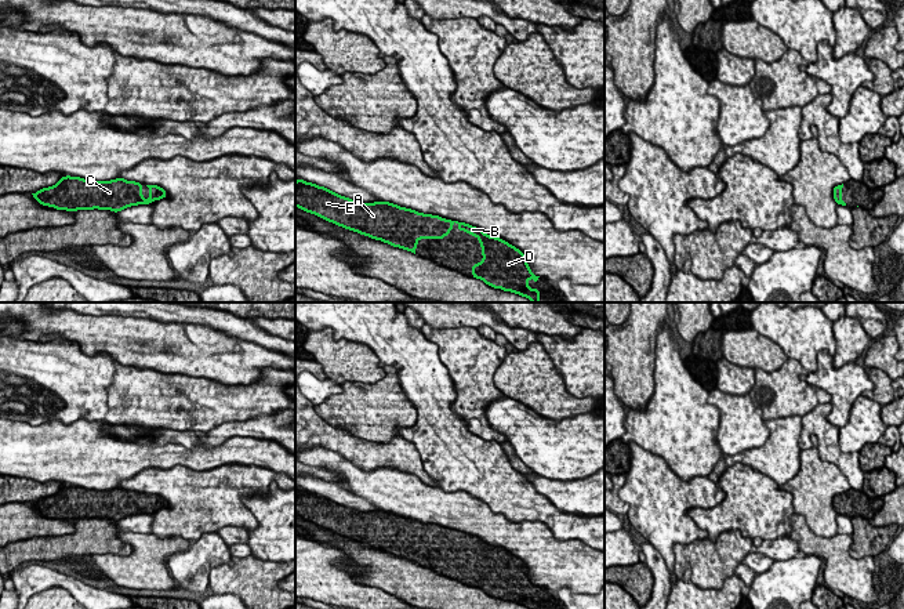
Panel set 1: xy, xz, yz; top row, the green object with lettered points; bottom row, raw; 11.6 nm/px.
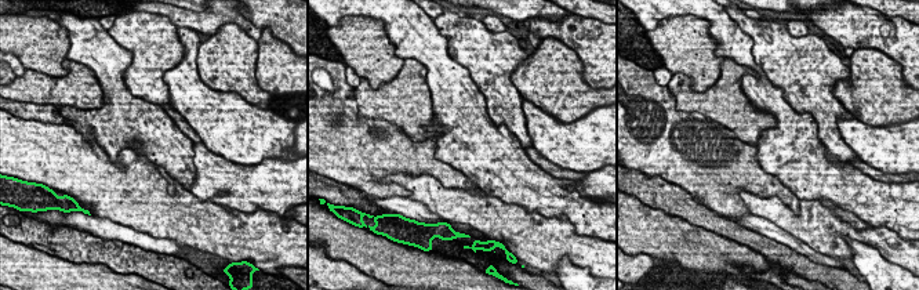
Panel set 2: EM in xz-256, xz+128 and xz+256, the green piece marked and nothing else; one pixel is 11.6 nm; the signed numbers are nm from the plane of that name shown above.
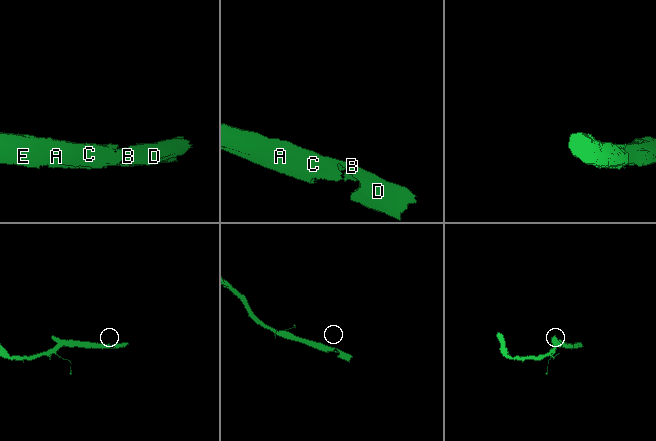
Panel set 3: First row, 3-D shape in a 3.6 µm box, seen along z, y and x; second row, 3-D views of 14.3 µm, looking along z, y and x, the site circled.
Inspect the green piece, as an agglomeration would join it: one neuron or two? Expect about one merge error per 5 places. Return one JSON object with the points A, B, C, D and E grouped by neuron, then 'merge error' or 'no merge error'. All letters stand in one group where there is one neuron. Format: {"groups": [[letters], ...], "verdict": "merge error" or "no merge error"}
{"groups": [["A", "B", "C", "D", "E"]], "verdict": "no merge error"}

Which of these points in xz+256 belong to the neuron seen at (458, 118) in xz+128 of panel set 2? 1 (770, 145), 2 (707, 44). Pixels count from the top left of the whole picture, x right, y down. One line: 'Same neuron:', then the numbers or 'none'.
Same neuron: 1

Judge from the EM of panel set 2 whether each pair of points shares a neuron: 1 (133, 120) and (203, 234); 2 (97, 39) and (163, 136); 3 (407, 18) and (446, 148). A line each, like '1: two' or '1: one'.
1: two
2: one
3: one

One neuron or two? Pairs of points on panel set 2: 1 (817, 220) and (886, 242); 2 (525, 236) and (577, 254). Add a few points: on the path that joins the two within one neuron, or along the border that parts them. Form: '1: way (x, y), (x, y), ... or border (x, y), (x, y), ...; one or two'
1: way (834, 229), (846, 229), (870, 236); one
2: way (537, 239), (562, 239), (565, 242); one

